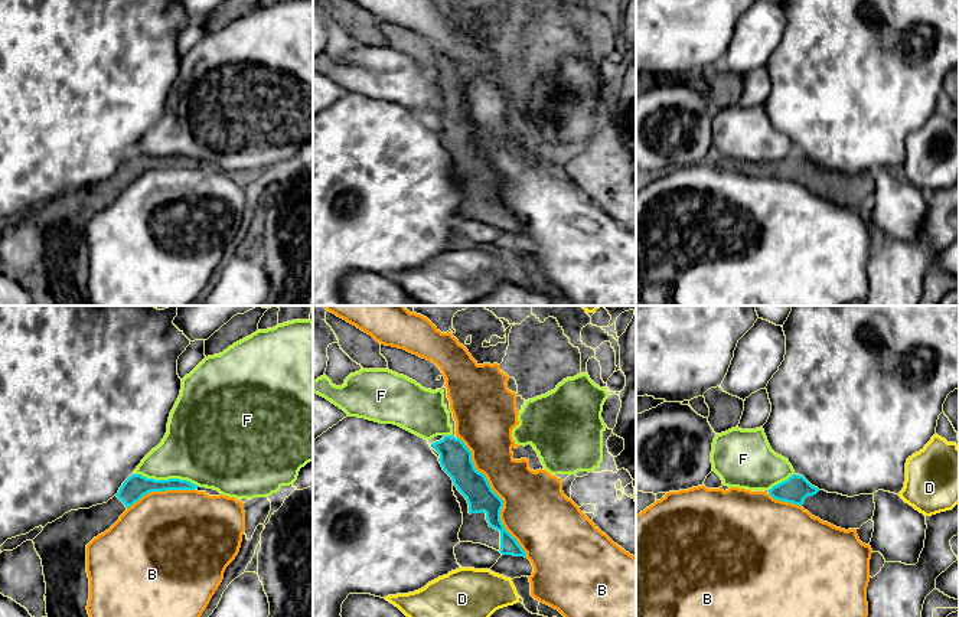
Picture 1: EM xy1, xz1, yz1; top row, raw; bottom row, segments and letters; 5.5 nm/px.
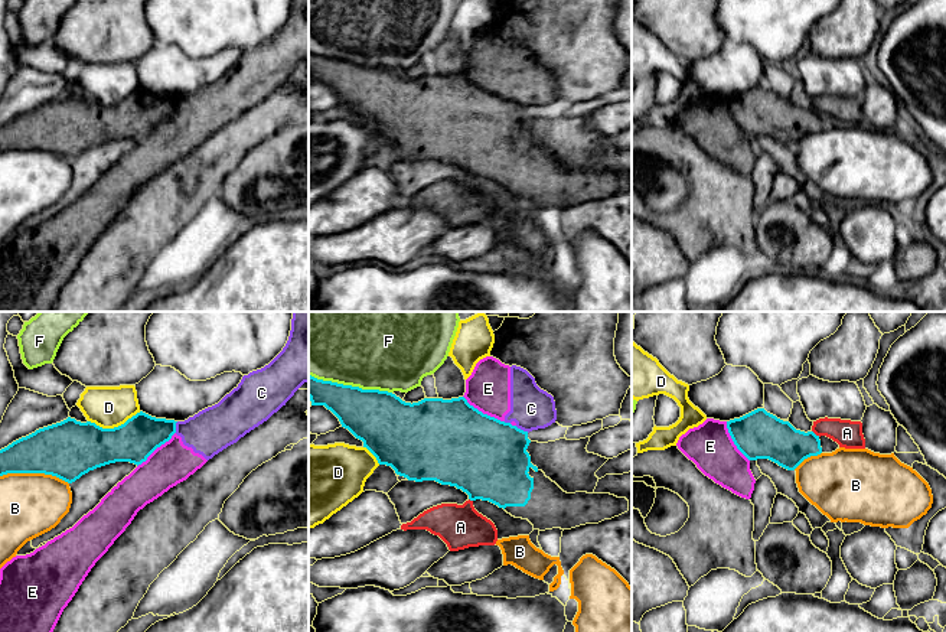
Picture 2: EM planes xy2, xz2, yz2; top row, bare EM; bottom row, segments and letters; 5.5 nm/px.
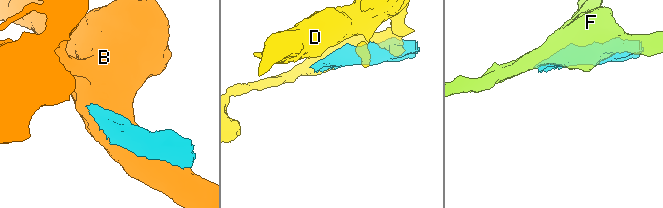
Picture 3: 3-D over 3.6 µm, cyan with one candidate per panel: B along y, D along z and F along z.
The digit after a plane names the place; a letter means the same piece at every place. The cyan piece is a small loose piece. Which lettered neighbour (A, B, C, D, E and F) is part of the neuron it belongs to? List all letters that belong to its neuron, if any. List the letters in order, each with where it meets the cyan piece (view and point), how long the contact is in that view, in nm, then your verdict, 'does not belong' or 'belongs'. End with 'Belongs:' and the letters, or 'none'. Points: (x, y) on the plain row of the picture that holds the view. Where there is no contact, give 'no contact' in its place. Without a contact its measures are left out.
A: contact yz2 (815, 111); length 60 nm; does not belong
B: contact xz1 (498, 173); length 800 nm; does not belong
C: contact xz2 (522, 107); length 90 nm; does not belong
D: contact xy2 (114, 104); length 300 nm; does not belong
E: contact xz2 (482, 90); length 280 nm; does not belong
F: contact xz2 (351, 62); length 480 nm; does not belong
Belongs: none

